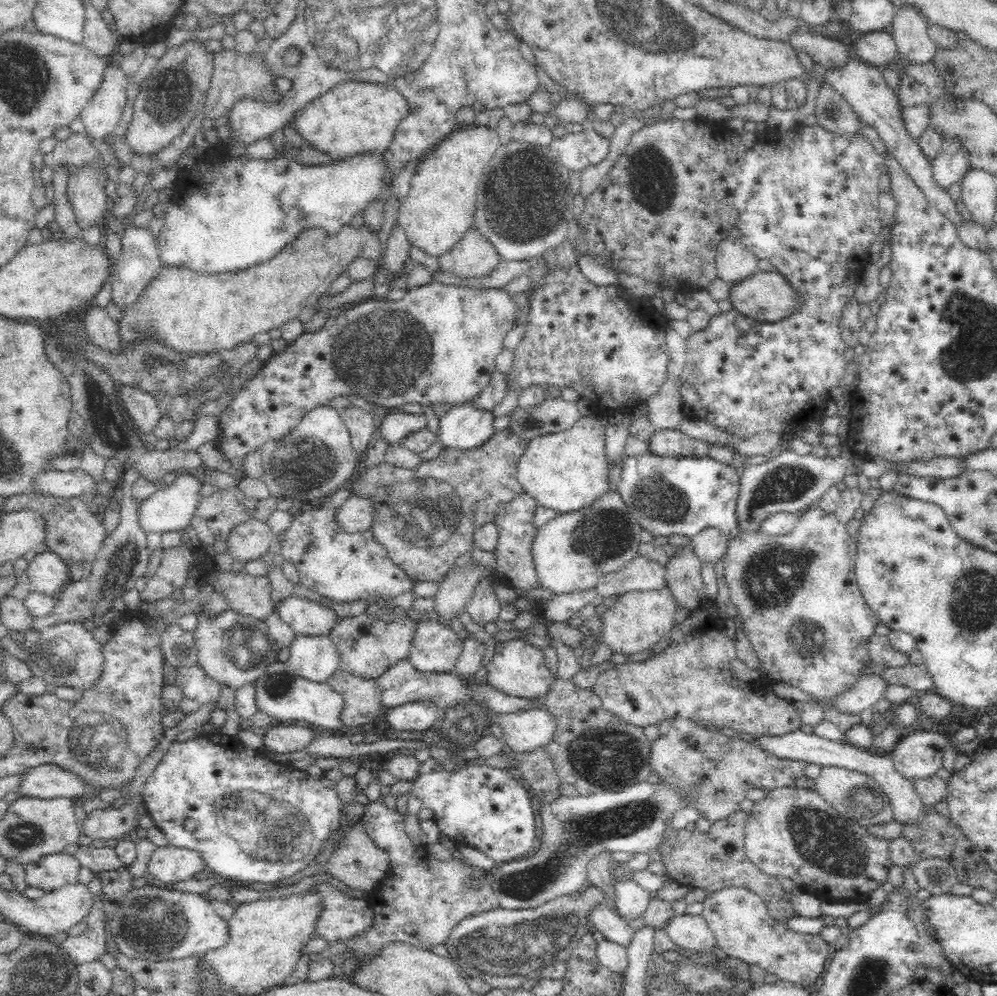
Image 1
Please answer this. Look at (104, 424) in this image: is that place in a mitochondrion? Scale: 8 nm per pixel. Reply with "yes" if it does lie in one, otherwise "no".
yes

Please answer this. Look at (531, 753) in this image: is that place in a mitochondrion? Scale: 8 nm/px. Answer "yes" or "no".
no

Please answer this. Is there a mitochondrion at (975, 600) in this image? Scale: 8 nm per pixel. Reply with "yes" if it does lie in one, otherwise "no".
yes

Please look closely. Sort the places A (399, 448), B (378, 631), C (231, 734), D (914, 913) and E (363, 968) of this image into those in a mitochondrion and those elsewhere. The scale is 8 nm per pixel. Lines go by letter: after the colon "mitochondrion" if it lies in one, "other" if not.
A: other
B: mitochondrion
C: other
D: other
E: other

